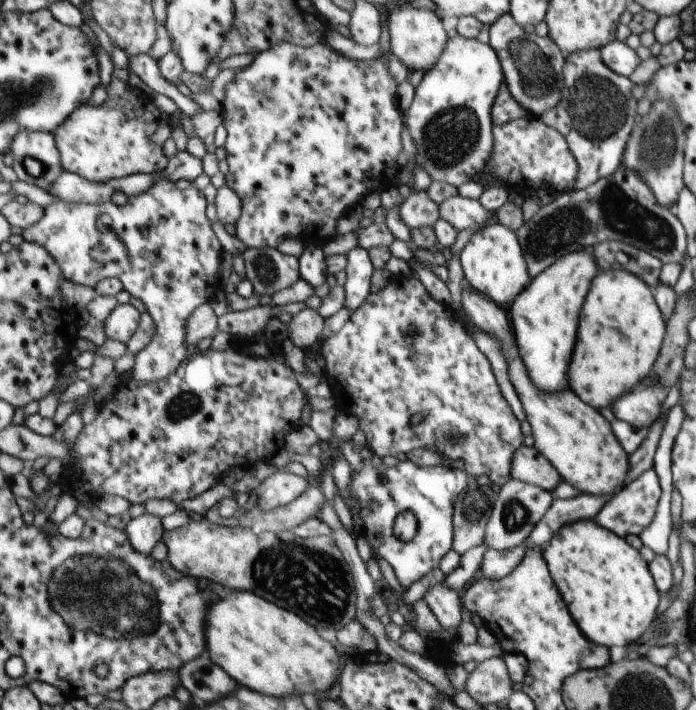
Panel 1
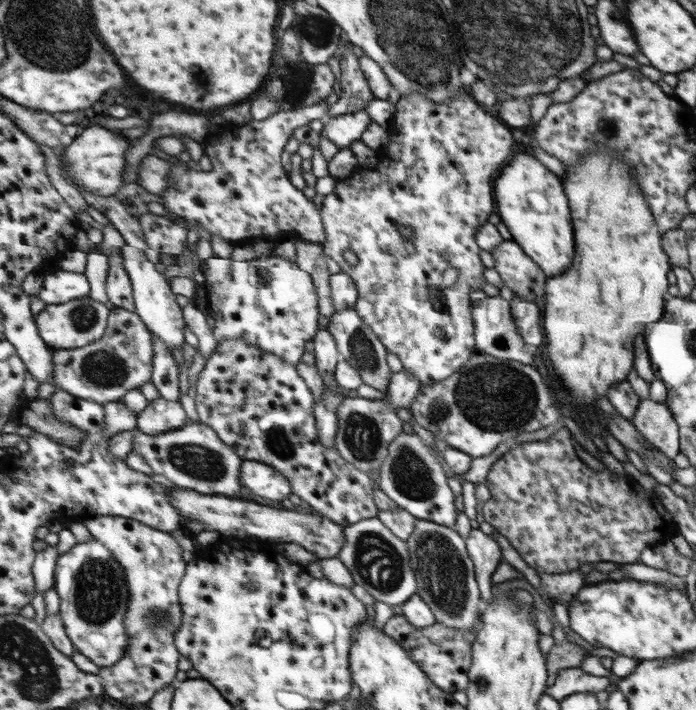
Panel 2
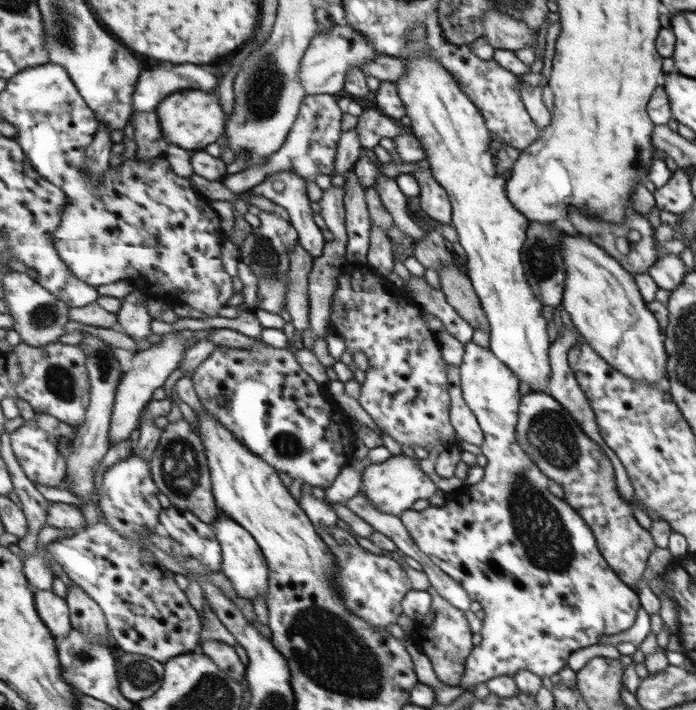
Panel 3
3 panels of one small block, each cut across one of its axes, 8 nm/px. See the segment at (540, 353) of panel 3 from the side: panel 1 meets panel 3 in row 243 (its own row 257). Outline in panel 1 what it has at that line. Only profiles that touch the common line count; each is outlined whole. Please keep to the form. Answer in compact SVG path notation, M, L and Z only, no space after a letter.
M499 223L486 225L475 231L458 256L463 270L463 280L498 306L509 306L529 284L519 242L509 228Z

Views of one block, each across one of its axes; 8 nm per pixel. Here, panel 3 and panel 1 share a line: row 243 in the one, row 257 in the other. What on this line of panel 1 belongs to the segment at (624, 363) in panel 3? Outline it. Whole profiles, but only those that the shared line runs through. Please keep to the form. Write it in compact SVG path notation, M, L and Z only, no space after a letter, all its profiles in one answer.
M582 250L565 254L537 274L509 305L518 354L525 364L530 382L539 391L553 395L568 388L567 364L575 342L577 314L580 314L589 282L597 276L597 272L592 257L582 254Z

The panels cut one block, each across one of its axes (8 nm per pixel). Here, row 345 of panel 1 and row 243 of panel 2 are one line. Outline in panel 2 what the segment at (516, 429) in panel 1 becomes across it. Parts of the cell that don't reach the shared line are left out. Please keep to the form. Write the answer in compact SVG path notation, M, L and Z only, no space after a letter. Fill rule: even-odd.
M469 92L454 96L451 101L443 102L441 105L433 105L427 101L427 98L414 93L400 95L394 105L394 110L393 128L389 133L390 142L385 147L378 147L374 150L375 170L367 171L357 167L349 176L337 179L333 192L324 196L321 202L321 218L326 240L320 246L326 256L337 263L339 270L353 279L356 290L355 313L359 314L363 323L367 323L387 352L393 353L399 359L403 369L413 374L420 384L432 384L449 378L477 351L474 342L474 319L471 318L471 303L475 301L471 300L471 294L475 294L475 290L482 290L483 282L486 281L483 274L487 274L487 268L479 260L479 248L475 243L474 235L481 224L491 222L491 214L495 214L495 210L498 209L498 203L495 204L497 199L493 194L494 182L499 179L501 170L511 163L511 158L516 156L515 150L519 150L519 142L515 142L515 130L511 130L512 127L507 126L498 117L495 118L496 114L484 111L477 100L472 95L469 96ZM398 226L407 226L412 231L412 236L409 239L401 237ZM345 250L355 252L357 256L355 264L351 265L345 261L343 258ZM431 290L437 290L440 295L433 299Z

